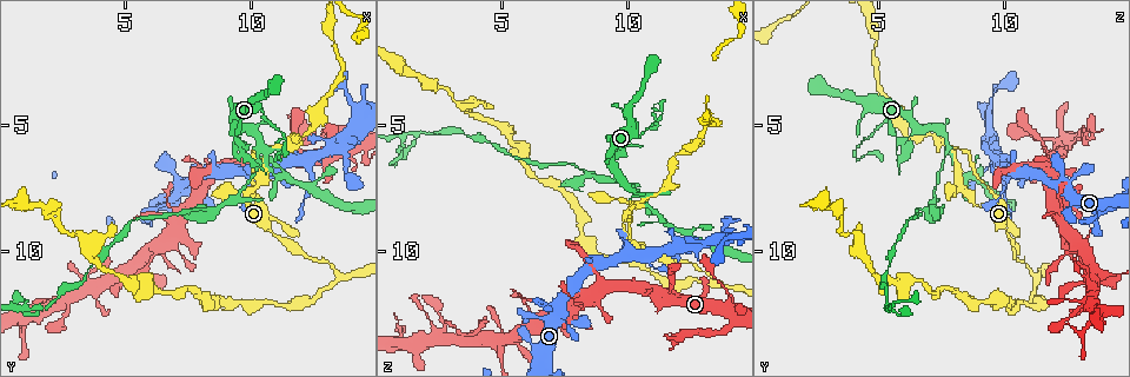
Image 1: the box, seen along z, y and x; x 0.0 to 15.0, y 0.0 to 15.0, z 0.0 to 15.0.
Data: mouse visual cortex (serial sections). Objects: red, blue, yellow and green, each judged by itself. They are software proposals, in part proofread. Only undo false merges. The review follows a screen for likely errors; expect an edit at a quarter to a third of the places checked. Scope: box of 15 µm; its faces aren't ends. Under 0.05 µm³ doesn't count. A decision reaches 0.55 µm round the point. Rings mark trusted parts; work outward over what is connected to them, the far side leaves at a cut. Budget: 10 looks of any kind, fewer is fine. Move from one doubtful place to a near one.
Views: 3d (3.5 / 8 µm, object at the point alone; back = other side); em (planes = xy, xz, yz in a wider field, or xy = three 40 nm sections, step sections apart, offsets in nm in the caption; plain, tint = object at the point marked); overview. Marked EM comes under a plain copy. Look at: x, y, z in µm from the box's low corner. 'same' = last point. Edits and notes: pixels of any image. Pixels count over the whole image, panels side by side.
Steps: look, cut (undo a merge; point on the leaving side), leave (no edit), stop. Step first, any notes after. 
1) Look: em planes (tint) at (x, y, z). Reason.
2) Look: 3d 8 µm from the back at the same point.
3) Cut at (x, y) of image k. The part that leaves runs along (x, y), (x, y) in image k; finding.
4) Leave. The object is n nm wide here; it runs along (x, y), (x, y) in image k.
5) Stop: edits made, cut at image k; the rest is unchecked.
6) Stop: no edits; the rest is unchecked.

Look: 3d 3.5 µm at (12.6, 4.9, 5.9). Thick turns thin.

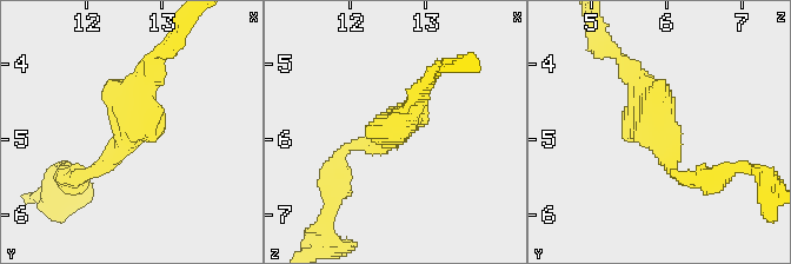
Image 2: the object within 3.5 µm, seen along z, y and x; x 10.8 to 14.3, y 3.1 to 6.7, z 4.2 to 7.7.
Look: em planes (tint) at (12.55, 4.85, 5.90).

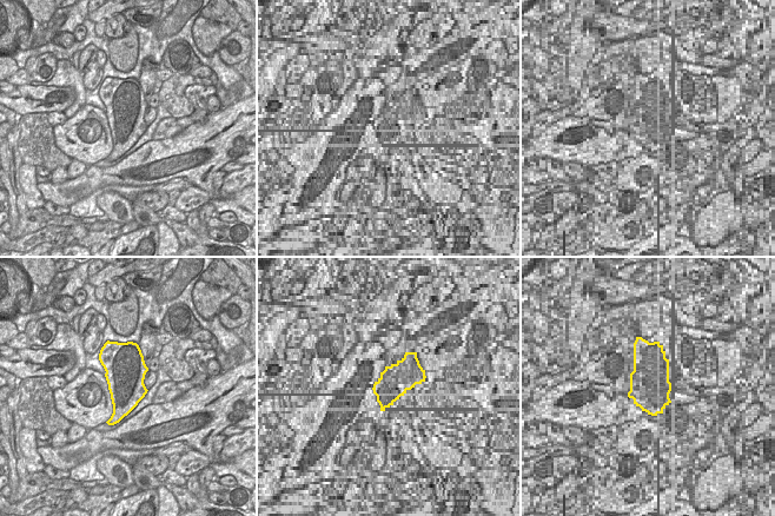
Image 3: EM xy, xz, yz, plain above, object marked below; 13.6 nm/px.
Leave. The object is 550 nm wide here; it runs along (77, 177), (124, 147), (150, 64) in image 2; one cell here.

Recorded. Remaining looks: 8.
Look: 3d 8 µm at (10.4, 5.8, 7.8). A fork.

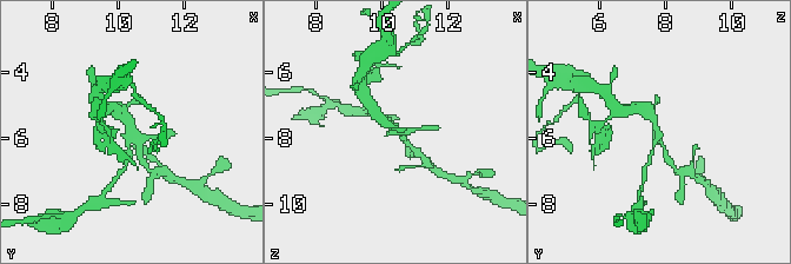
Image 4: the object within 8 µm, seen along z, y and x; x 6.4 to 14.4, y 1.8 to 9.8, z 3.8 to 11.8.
Look: em xy step 2 (tint) at (10.3, 5.8, 7.8).

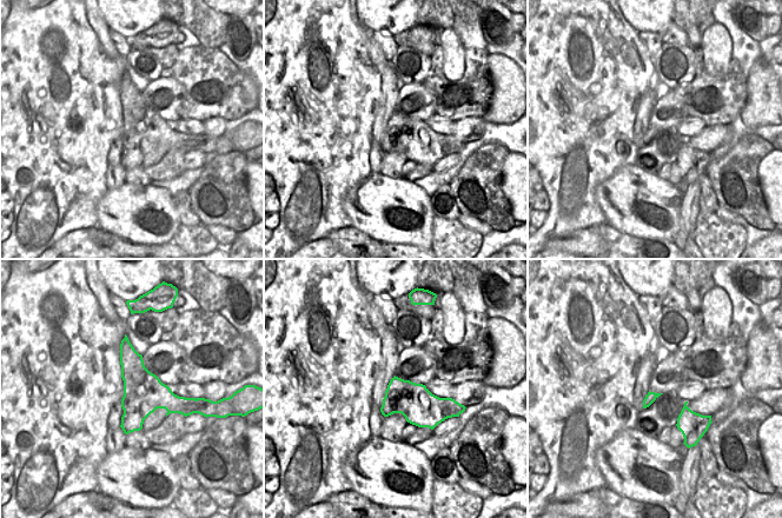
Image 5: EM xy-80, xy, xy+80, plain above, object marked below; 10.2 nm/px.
Leave. One cell here.

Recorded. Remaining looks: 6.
Look: 3d 3.5 µm at (12.1, 6.3, 9.7). Three arms meet.

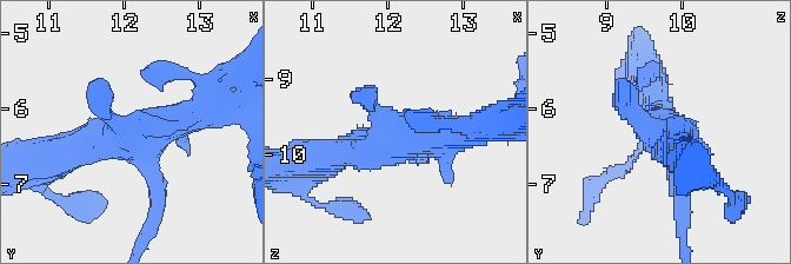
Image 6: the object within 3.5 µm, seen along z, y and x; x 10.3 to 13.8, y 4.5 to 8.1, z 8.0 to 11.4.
Cut at (157, 213) of image 6. The part that leaves runs along (151, 172), (158, 212), (140, 245) in image 6; two cells meet here.

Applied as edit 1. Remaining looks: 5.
Look: 3d 3.5 µm at (12.5, 5.5, 13.2). Abrupt turn.

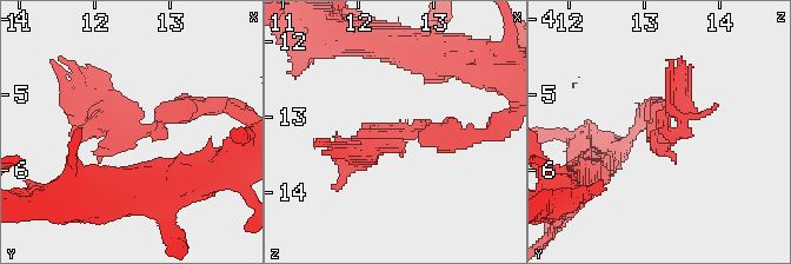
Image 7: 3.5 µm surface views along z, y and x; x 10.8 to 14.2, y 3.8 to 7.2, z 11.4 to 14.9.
Look: em planes (tint) at (12.60, 5.50, 13.25).

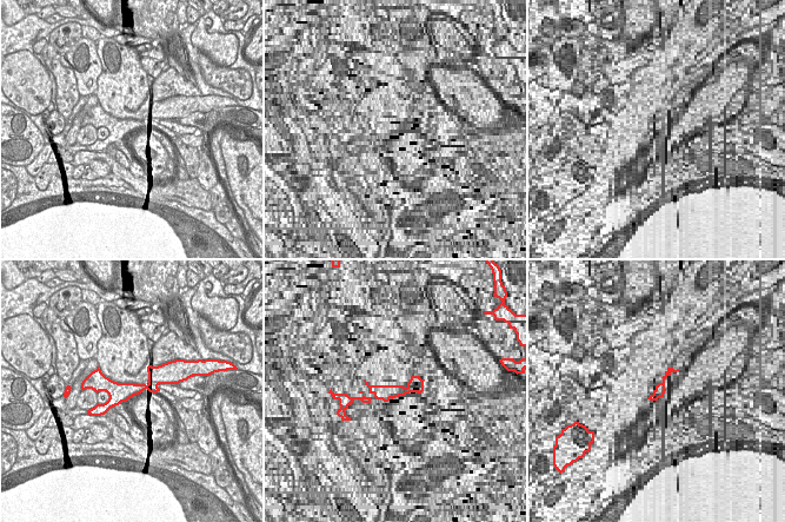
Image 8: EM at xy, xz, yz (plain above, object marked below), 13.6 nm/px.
Cut at (658, 140) of image 7. The part that leaves runs along (150, 124), (125, 131), (74, 70) in image 7; a second cell is stuck on.

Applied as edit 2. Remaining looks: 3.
Stop: edits made, cut at image 6, cut at image 7; the rest is unchecked.

